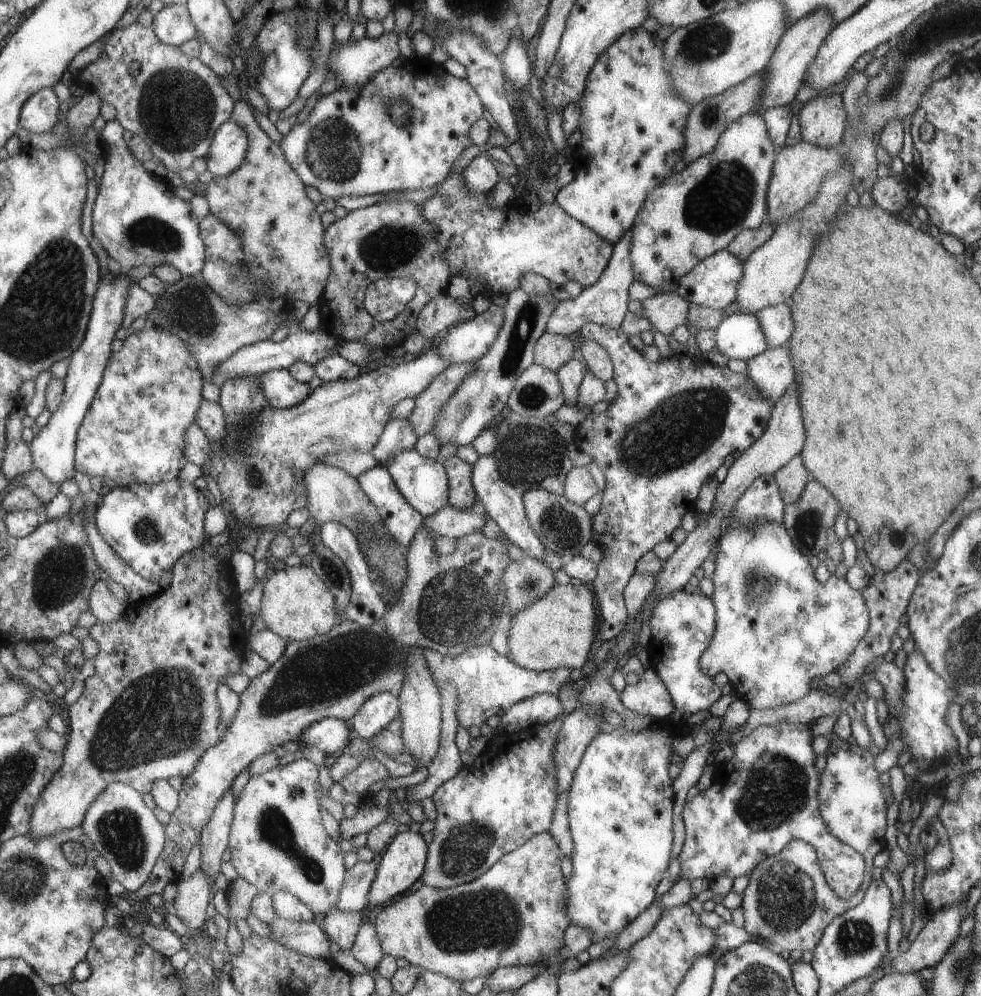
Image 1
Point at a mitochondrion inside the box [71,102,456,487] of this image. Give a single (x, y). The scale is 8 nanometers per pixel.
(332, 150)

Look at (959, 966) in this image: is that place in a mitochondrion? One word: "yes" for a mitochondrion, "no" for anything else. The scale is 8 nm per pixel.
yes

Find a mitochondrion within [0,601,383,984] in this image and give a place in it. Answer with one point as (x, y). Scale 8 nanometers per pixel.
(159, 714)

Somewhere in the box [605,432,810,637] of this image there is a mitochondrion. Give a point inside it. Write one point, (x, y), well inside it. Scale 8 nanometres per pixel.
(757, 586)

